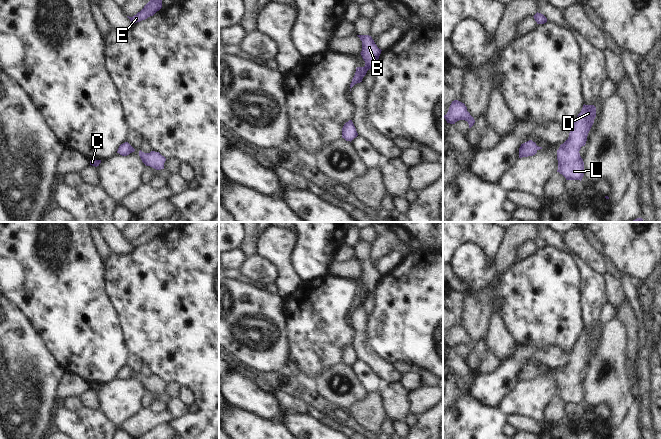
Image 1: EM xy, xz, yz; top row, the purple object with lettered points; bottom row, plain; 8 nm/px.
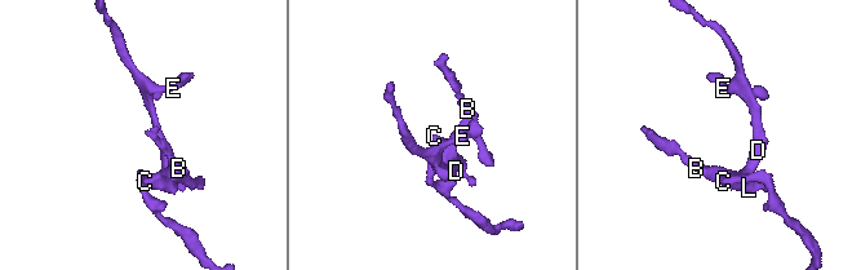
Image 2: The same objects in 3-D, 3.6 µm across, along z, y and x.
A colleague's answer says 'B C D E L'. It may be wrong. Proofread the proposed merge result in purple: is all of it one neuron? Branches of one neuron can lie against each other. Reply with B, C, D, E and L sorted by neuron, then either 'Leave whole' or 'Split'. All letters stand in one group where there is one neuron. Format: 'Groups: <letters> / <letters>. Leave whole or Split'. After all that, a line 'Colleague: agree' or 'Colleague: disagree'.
Groups: B C D E L. Leave whole
Colleague: agree

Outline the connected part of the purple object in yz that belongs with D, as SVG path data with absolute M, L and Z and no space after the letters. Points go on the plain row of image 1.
M584 328L574 346L568 363L557 374L557 396L562 398L566 404L581 405L584 400L584 386L579 375L586 368L595 341L596 331Z

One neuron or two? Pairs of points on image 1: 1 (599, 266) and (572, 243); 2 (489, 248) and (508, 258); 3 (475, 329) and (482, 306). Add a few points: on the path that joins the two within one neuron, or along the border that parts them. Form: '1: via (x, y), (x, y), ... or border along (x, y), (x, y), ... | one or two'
1: via (592, 259), (579, 246) | one
2: border along (506, 232), (494, 258) | two
3: via (476, 323), (477, 312) | one

